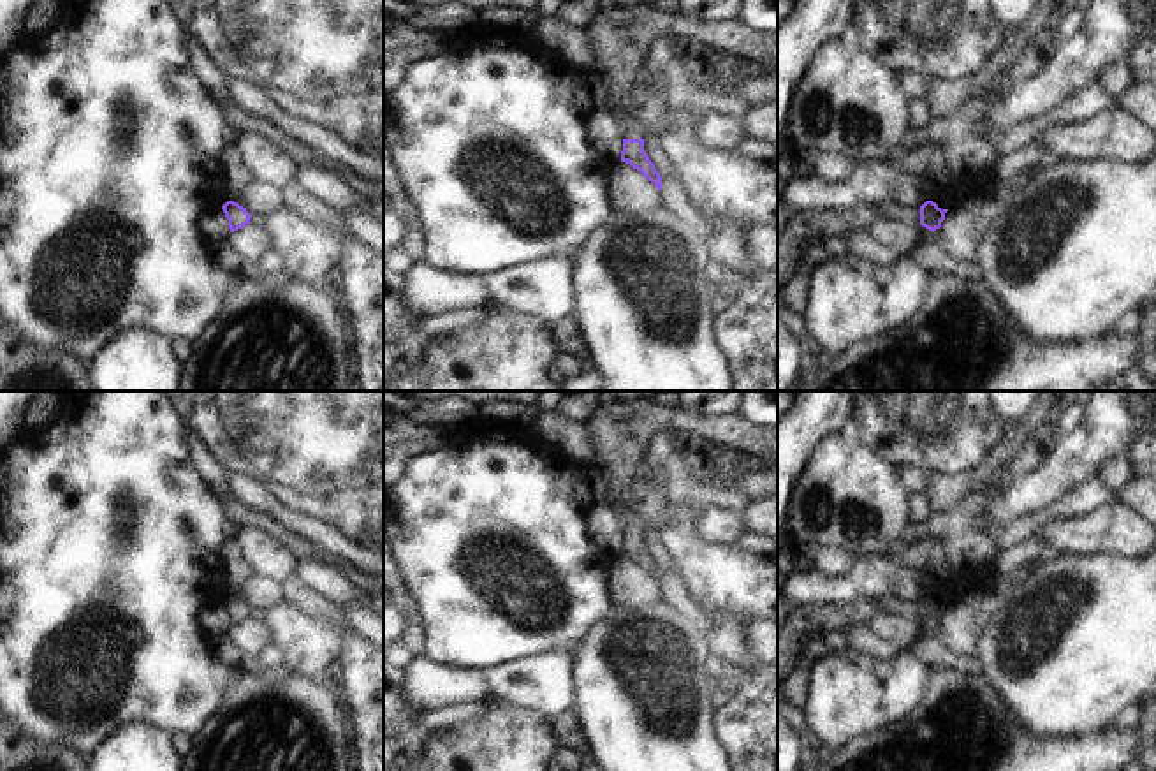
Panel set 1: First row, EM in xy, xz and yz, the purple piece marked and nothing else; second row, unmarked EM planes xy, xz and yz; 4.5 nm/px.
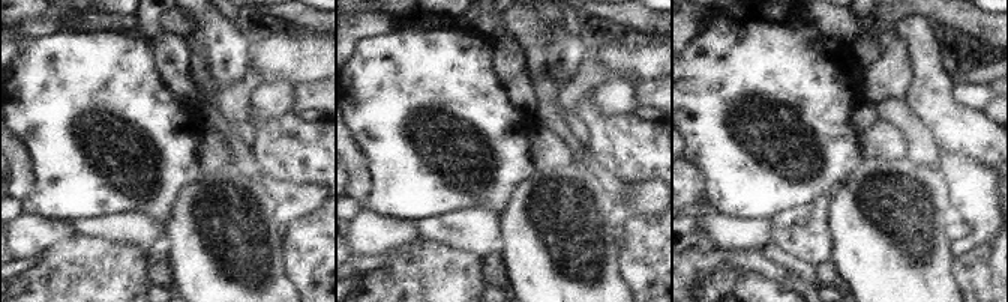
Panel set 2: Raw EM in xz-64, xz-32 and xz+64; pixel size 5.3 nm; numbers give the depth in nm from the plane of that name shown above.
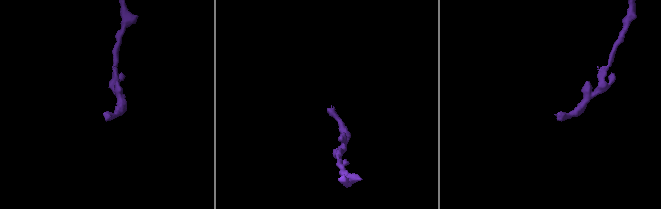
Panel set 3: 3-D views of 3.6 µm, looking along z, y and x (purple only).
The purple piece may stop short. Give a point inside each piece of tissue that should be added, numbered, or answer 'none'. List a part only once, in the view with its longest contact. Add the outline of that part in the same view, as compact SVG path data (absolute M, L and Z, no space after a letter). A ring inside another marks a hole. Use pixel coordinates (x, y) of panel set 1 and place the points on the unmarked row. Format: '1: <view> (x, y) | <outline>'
1: xz (629, 523) | M619 509L616 518L619 519L619 528L623 533L644 533L648 530L637 516L632 516L625 509Z

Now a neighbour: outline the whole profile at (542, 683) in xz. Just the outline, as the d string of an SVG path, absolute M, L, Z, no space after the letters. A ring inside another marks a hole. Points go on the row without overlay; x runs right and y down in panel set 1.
M551 650L498 664L482 672L487 694L554 720L574 708L572 657Z

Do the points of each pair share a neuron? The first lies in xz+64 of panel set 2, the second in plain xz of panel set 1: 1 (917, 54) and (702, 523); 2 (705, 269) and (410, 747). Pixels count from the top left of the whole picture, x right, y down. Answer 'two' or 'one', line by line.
1: two
2: one

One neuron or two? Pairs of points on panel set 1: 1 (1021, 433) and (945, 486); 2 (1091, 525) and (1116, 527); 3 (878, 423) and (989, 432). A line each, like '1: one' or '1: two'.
1: one
2: one
3: one

